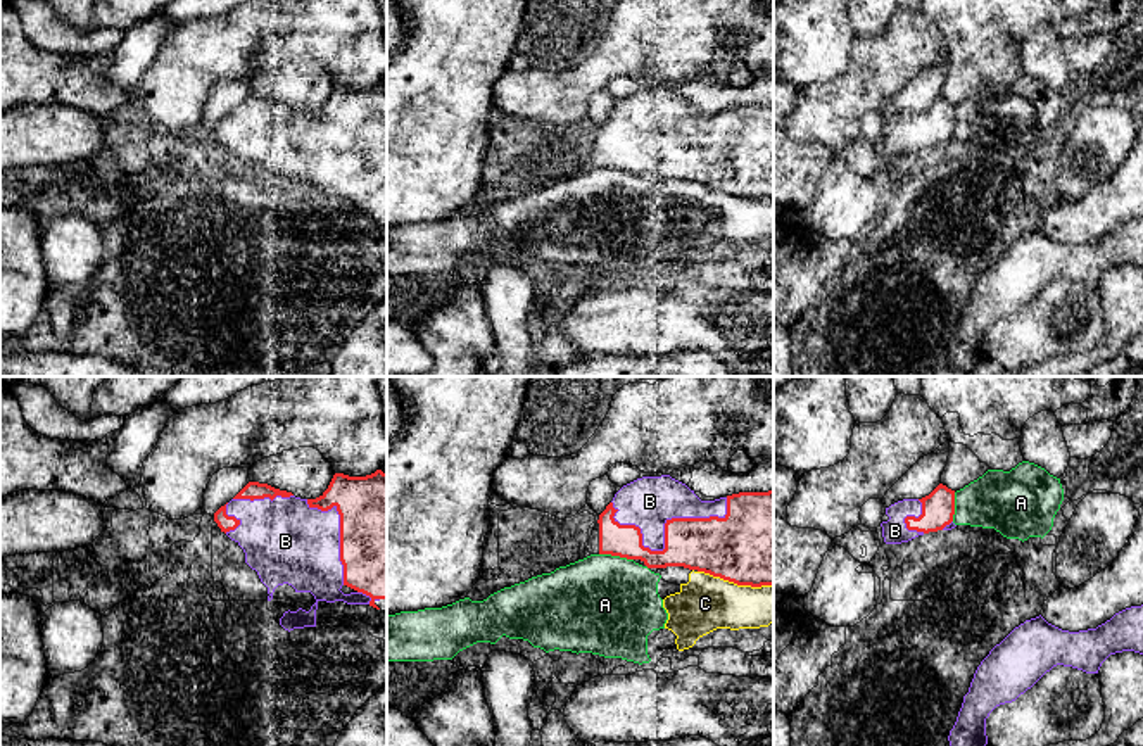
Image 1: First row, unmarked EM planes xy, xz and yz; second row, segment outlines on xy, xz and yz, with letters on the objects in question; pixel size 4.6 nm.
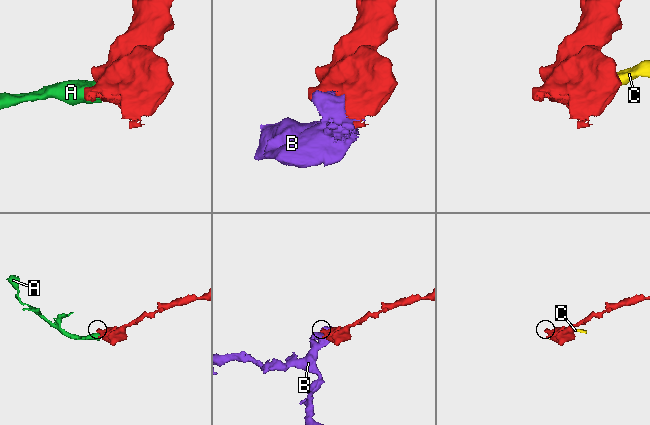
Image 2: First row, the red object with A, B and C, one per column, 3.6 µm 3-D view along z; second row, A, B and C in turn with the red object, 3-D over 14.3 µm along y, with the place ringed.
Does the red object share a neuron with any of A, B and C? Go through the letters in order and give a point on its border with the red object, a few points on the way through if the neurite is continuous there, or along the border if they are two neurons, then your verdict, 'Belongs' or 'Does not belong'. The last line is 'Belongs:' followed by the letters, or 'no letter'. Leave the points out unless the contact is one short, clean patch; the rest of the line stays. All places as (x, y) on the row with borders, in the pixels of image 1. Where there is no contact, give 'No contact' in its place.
A: Touches red at xz (617, 555). Boundary: xz (599, 553), (632, 560). Does not belong
B: Touches red at xz (665, 531). Does not belong
C: Touches red at xz (736, 582). Does not belong
Belongs: no letter

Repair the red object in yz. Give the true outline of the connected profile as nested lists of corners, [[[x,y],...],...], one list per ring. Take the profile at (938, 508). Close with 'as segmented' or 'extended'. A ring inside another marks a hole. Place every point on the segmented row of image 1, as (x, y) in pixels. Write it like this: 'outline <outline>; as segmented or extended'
outline [[[939,484],[929,496],[919,499],[922,503],[922,515],[919,518],[906,516],[908,530],[938,532],[953,522],[955,515],[955,490]]]; as segmented

